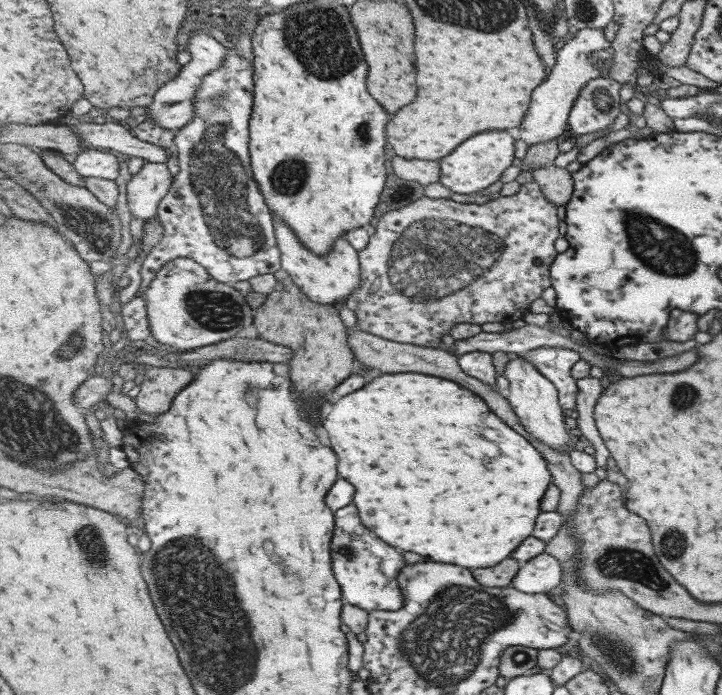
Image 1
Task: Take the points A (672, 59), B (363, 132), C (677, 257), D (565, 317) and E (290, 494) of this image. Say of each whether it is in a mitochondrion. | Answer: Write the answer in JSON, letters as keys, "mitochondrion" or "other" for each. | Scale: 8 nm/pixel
{"A":"other","B":"mitochondrion","C":"mitochondrion","D":"other","E":"other"}

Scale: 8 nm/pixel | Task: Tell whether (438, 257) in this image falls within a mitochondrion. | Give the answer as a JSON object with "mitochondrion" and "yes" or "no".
{"mitochondrion":"yes"}

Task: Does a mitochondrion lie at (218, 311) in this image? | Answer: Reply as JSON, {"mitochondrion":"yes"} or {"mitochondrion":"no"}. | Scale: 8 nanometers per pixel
{"mitochondrion":"yes"}

